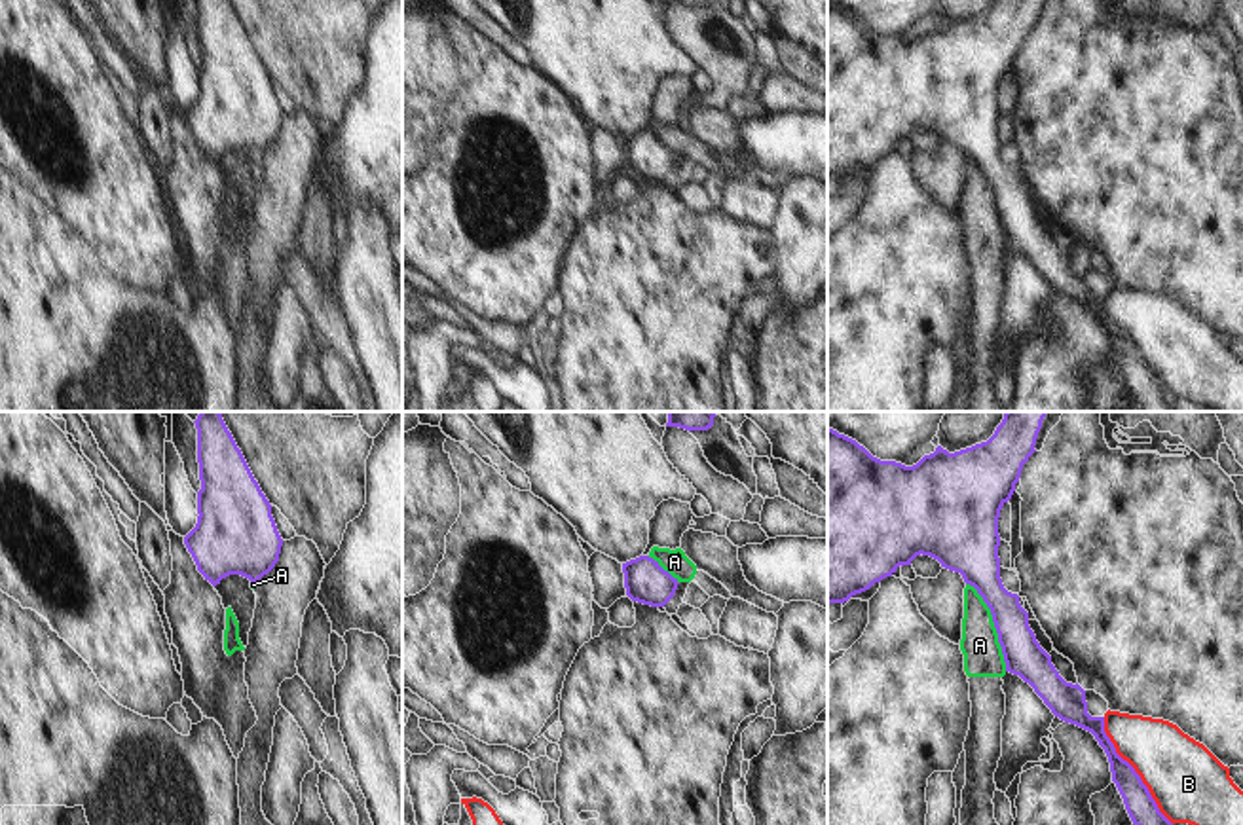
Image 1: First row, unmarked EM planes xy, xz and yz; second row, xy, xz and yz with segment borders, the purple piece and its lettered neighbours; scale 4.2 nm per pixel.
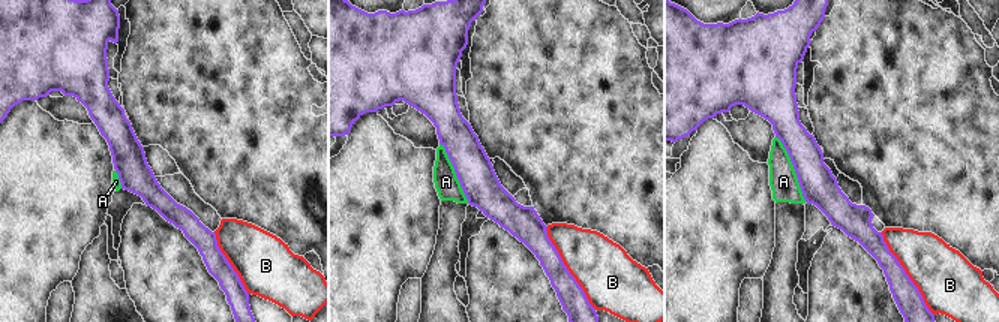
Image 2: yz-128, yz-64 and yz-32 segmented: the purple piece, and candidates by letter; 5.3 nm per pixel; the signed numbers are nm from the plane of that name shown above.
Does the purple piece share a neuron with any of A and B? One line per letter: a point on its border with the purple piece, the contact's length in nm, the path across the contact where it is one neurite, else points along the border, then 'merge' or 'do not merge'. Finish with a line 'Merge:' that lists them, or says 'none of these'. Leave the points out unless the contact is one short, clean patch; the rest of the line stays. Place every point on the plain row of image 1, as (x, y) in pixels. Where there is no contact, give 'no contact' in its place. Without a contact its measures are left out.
A: contact yz (995, 201); length 420 nm; do not merge
B: contact yz (1133, 346); length 550 nm; do not merge
Merge: none of these

